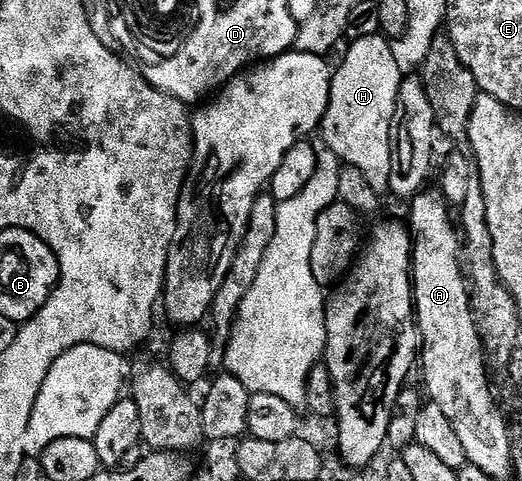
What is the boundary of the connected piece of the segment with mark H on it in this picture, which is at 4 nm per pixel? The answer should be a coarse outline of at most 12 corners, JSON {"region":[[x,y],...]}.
{"region":[[377,34],[330,77],[320,125],[343,165],[382,194],[403,73]]}

